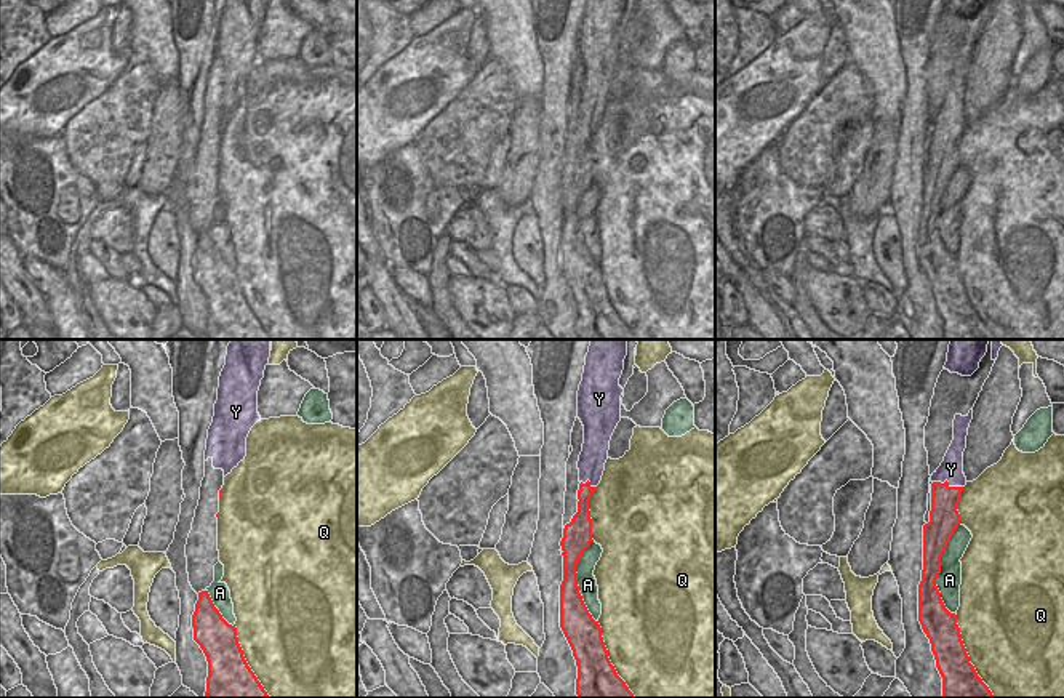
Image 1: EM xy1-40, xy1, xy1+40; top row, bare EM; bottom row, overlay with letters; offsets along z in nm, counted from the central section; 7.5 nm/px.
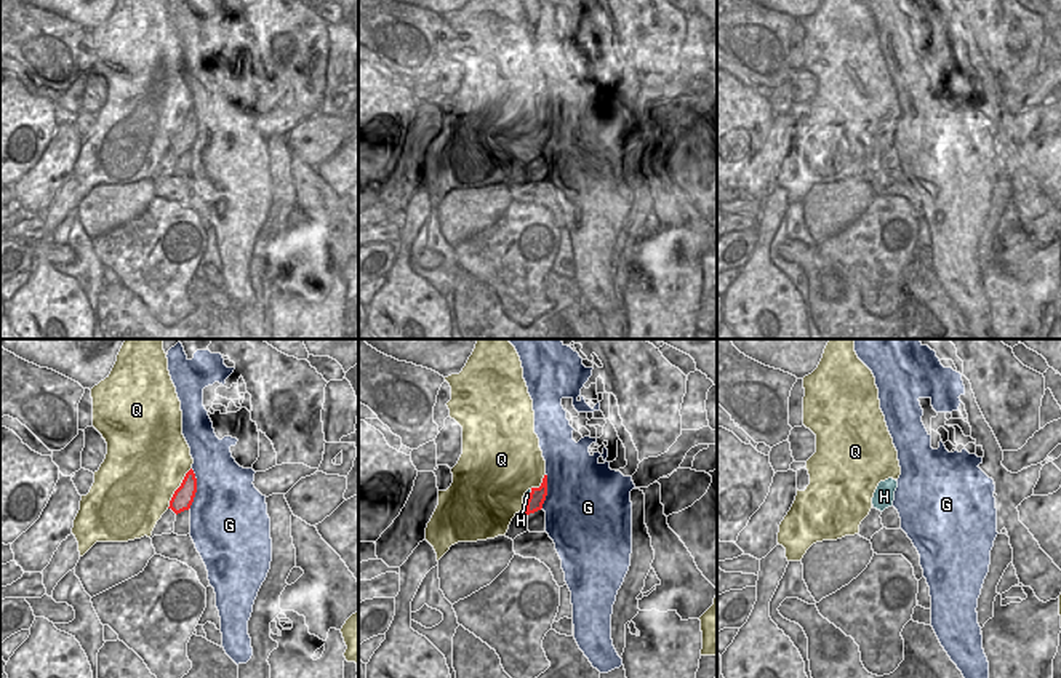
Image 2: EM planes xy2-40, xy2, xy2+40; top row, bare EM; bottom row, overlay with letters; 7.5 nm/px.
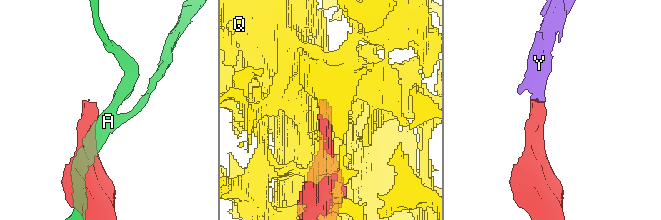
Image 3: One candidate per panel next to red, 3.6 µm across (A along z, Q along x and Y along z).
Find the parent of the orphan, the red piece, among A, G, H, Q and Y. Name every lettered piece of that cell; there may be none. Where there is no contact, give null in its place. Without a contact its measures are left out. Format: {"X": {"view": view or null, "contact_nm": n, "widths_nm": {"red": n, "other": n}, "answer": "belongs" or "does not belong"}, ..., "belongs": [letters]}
{"A": {"view": "xy1+40", "contact_nm": 700, "widths_nm": {"red": 190, "other": 180}, "answer": "does not belong"}, "G": {"view": "xy2-40", "contact_nm": 320, "widths_nm": {"red": 160, "other": 480}, "answer": "does not belong"}, "H": {"view": "xy2", "contact_nm": 180, "widths_nm": {"red": 120, "other": 50}, "answer": "belongs"}, "Q": {"view": "xy1+40", "contact_nm": 700, "widths_nm": {"red": 320, "other": 500}, "answer": "does not belong"}, "Y": {"view": "xy1+40", "contact_nm": 240, "widths_nm": {"red": 220, "other": 180}, "answer": "does not belong"}, "belongs": ["H"]}

